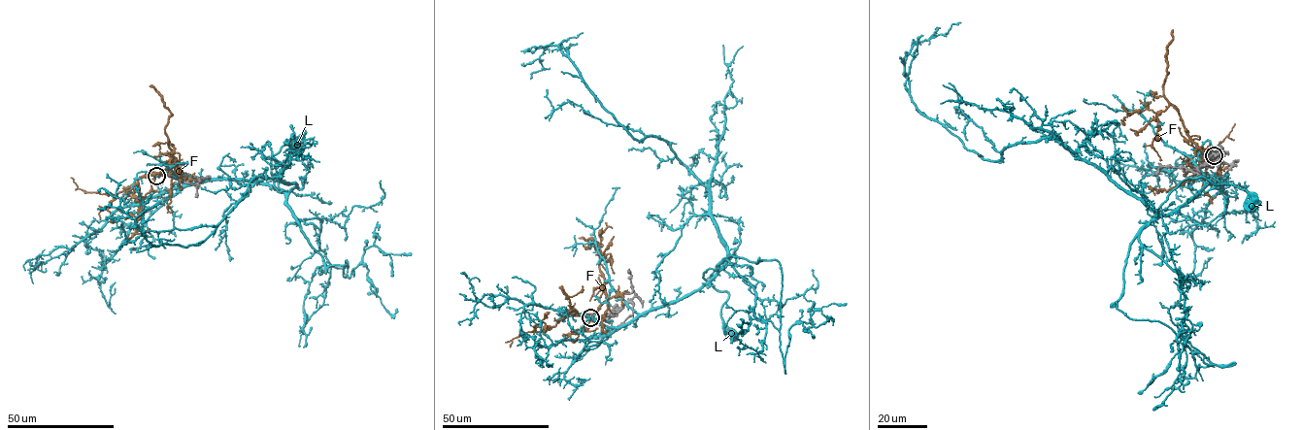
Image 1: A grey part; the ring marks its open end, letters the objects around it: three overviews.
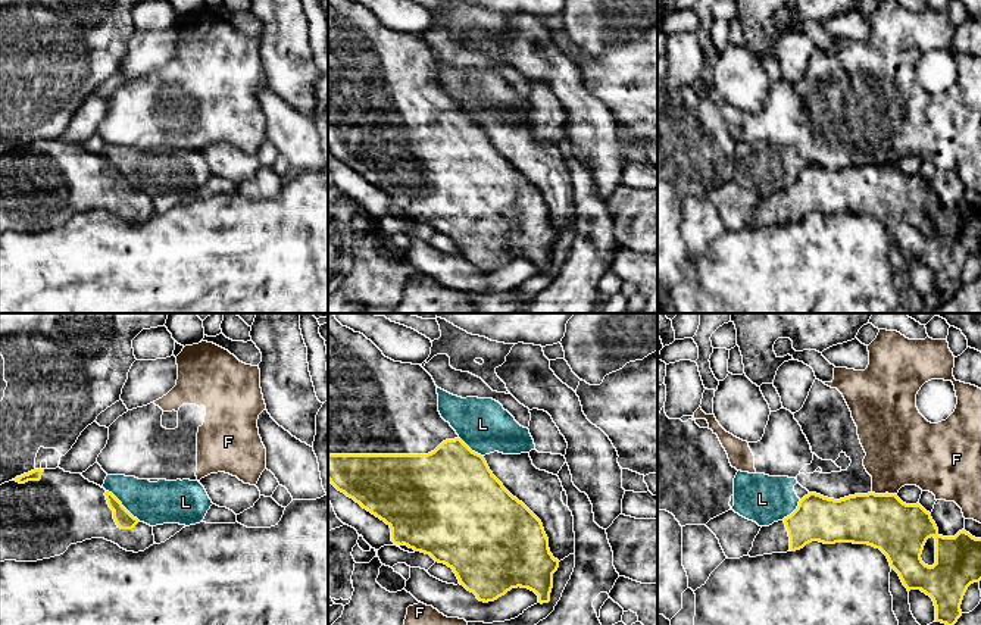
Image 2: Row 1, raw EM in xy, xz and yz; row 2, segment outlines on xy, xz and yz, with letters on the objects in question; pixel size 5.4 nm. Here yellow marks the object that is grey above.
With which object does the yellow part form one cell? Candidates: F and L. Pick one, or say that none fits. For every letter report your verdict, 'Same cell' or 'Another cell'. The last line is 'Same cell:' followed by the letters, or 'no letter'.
F: Another cell
L: Another cell
Same cell: no letter

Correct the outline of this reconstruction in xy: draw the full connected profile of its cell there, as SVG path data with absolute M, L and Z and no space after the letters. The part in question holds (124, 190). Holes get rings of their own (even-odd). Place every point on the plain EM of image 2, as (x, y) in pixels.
M34 140L0 156L0 232L37 232L63 225L71 215L104 209L126 222L144 222L154 215L153 197L134 188L122 174L81 144L56 140Z

